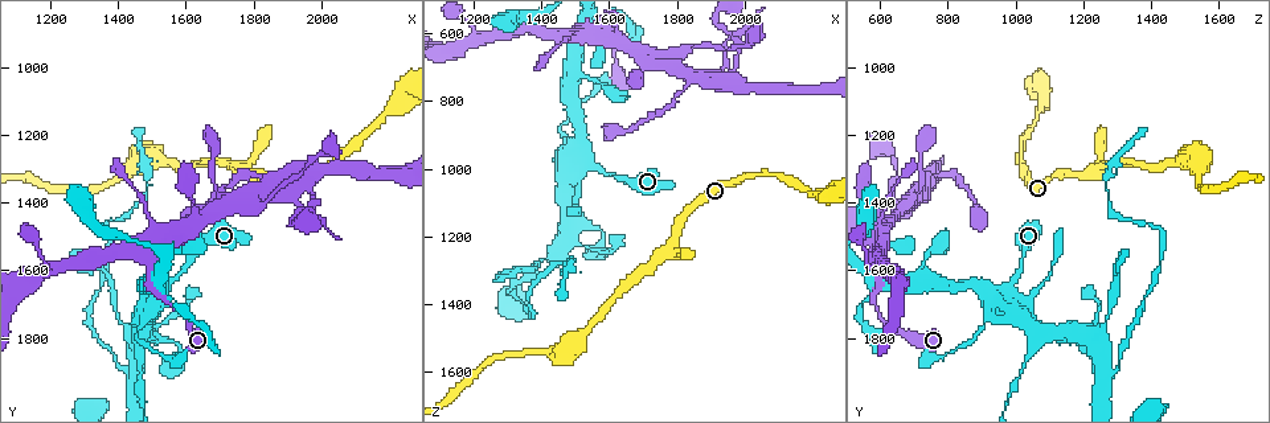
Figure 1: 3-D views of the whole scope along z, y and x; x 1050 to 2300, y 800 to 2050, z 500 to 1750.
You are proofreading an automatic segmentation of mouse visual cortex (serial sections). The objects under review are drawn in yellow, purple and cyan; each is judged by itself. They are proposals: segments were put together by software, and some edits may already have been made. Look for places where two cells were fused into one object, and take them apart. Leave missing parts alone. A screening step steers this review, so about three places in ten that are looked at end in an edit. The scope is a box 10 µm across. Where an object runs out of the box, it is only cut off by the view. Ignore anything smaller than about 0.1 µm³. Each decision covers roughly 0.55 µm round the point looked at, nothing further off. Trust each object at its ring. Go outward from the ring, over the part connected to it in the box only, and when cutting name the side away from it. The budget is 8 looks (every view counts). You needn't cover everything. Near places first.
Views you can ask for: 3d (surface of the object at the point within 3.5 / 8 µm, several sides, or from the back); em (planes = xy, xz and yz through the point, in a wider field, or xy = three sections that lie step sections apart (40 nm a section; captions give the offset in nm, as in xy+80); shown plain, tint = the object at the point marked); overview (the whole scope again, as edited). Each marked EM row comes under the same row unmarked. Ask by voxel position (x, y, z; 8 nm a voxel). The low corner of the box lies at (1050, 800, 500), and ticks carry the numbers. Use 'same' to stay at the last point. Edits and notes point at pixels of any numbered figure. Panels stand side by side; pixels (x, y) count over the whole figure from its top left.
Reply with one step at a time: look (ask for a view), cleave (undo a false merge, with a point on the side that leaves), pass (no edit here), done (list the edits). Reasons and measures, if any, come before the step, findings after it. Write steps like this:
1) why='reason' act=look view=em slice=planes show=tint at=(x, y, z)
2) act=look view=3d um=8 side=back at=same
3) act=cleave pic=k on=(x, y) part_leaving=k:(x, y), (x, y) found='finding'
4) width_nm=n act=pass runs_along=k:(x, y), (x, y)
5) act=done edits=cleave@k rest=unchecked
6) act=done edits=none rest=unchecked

why='four or more arms meet' act=look view=3d um=3.5 at=(1530, 1670, 960)

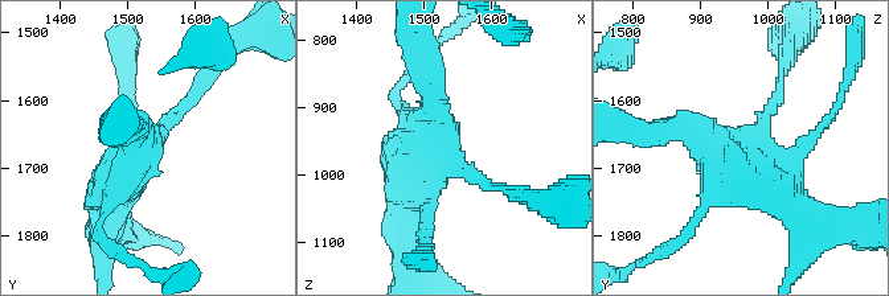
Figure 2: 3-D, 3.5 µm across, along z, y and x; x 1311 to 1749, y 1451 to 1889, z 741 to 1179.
arms=4 arm_widths_nm=150,300,300,500 why='shape alone is not enough' act=look view=em slice=planes show=tint at=(1530, 1665, 965)

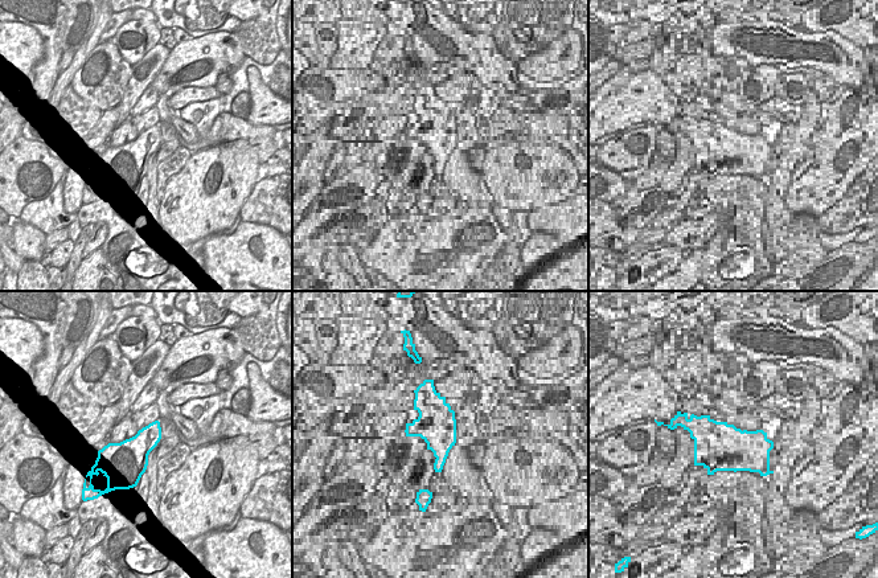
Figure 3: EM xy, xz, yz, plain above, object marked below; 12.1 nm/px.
width_nm=420 act=pass runs_along=2:(203, 85), (138, 157), (109, 206) found='one cell here'

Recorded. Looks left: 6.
why='three-way junction' act=look view=3d um=3.5 at=(1490, 1560, 590)

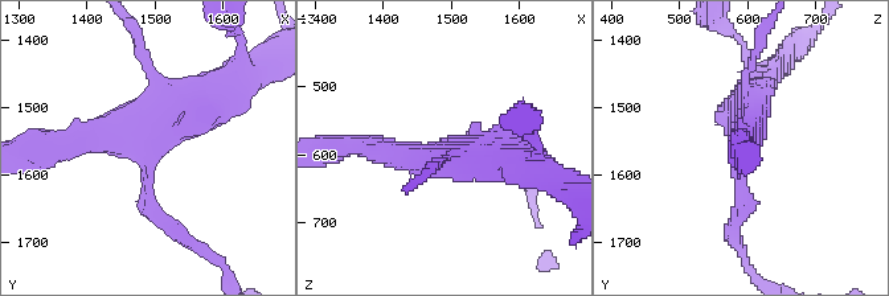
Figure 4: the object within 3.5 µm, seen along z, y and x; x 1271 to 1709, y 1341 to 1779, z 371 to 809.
act=look view=em slice=xy step=2 show=tint at=(1495, 1560, 590)

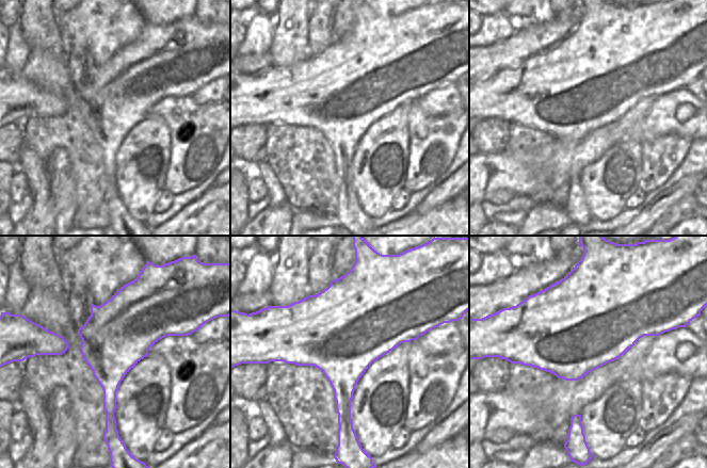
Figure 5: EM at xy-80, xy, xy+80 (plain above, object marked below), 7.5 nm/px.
act=pass runs_along=4:(172, 227), (148, 204), (144, 155), (217, 90) found='one cell here'

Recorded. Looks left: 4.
act=look view=3d um=8 at=(1440, 1890, 1280)

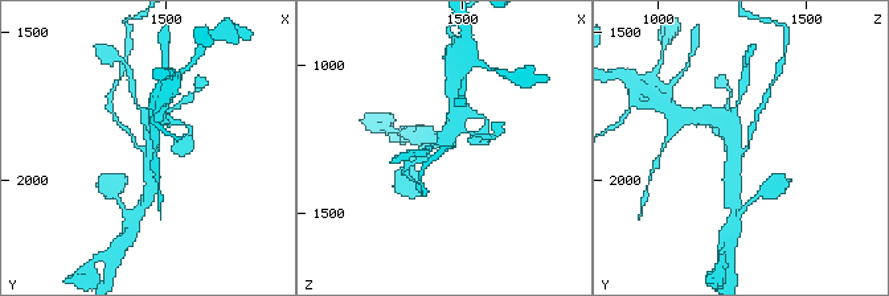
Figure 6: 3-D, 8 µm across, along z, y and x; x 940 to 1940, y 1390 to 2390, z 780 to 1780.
act=look view=em slice=xy step=3 show=tint at=same

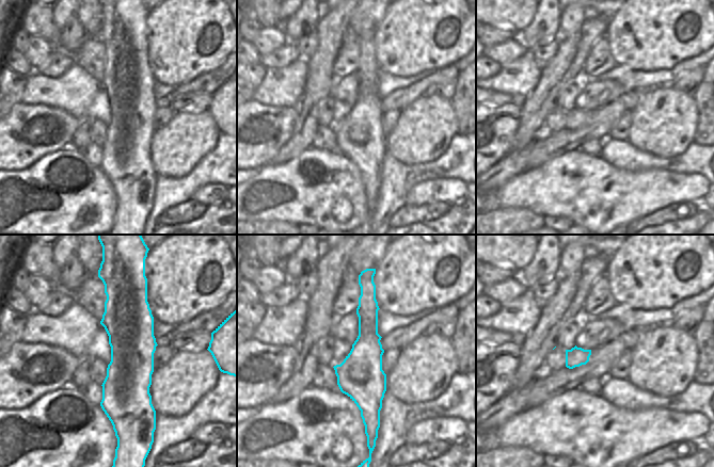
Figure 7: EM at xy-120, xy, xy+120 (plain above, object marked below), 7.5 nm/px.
arms=3 act=cleave pic=6 on=(421, 160) part_leaving=6:(136, 144), (113, 115), (110, 103) found='two cells meet here'

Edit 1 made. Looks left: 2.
act=done edits=cleave@6 rest=unchecked

